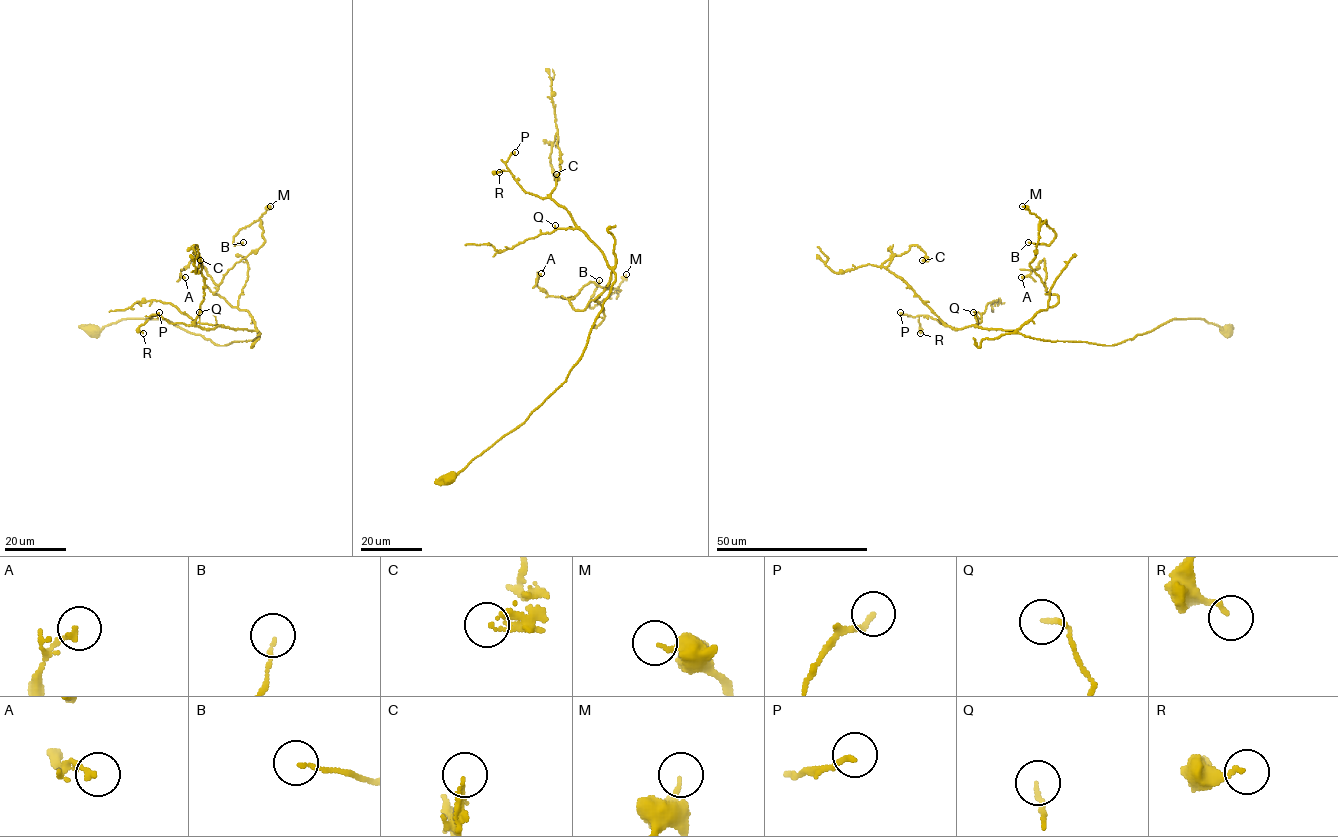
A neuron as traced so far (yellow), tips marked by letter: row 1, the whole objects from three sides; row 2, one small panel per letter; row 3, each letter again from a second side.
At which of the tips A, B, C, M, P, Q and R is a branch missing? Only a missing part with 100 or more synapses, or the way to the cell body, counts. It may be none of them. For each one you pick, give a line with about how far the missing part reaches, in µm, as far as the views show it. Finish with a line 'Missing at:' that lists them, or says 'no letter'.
Missing at: no letter

